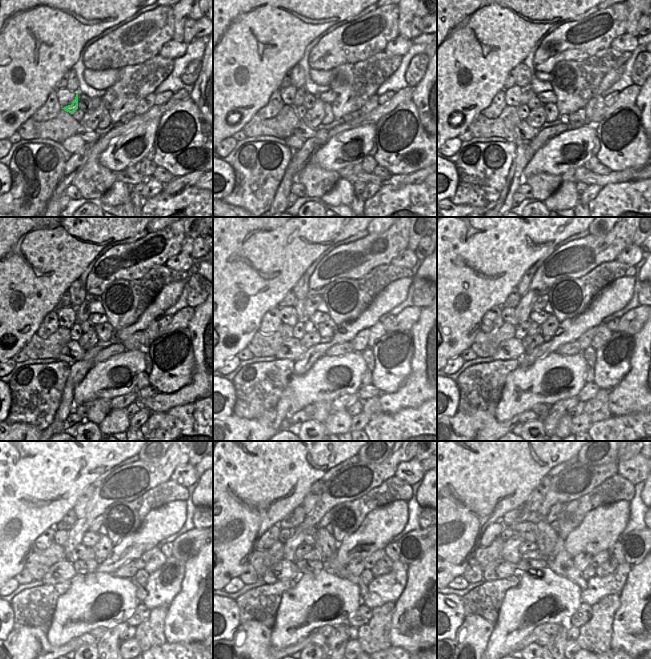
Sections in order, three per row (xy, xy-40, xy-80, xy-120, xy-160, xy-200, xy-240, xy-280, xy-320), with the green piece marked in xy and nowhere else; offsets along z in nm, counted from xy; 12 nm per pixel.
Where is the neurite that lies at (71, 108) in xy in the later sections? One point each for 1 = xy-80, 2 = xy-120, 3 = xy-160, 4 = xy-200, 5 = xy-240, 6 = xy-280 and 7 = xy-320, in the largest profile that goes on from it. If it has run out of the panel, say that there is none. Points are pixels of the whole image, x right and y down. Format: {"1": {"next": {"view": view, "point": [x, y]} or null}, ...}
{"1": {"next": {"view": "xy-80", "point": [527, 93]}}, "2": {"next": {"view": "xy-120", "point": [82, 313]}}, "3": {"next": {"view": "xy-160", "point": [312, 302]}}, "4": {"next": {"view": "xy-200", "point": [539, 305]}}, "5": {"next": {"view": "xy-240", "point": [95, 527]}}, "6": {"next": {"view": "xy-280", "point": [325, 520]}}, "7": {"next": {"view": "xy-320", "point": [555, 509]}}}

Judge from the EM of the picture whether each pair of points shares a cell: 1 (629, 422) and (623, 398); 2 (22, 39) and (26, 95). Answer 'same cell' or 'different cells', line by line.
1: different cells
2: same cell

